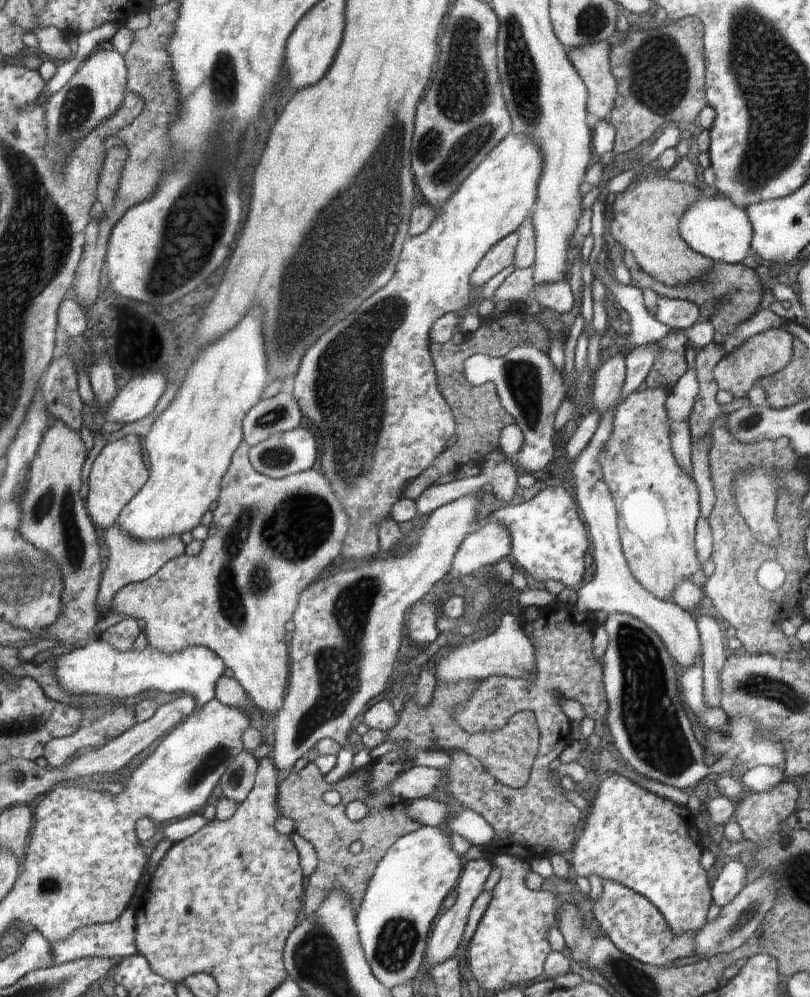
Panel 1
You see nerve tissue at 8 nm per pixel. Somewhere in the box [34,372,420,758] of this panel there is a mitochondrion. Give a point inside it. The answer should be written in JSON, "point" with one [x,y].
{"point":[275,529]}

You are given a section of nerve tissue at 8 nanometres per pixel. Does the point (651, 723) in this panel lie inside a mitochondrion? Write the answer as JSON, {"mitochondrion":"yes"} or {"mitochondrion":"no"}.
{"mitochondrion":"yes"}

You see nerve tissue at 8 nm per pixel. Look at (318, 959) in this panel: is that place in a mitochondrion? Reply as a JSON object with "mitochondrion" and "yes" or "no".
{"mitochondrion":"yes"}

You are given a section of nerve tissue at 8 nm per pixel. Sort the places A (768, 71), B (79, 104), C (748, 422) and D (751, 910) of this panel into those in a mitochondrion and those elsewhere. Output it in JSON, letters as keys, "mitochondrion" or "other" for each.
{"A":"mitochondrion","B":"mitochondrion","C":"mitochondrion","D":"mitochondrion"}

